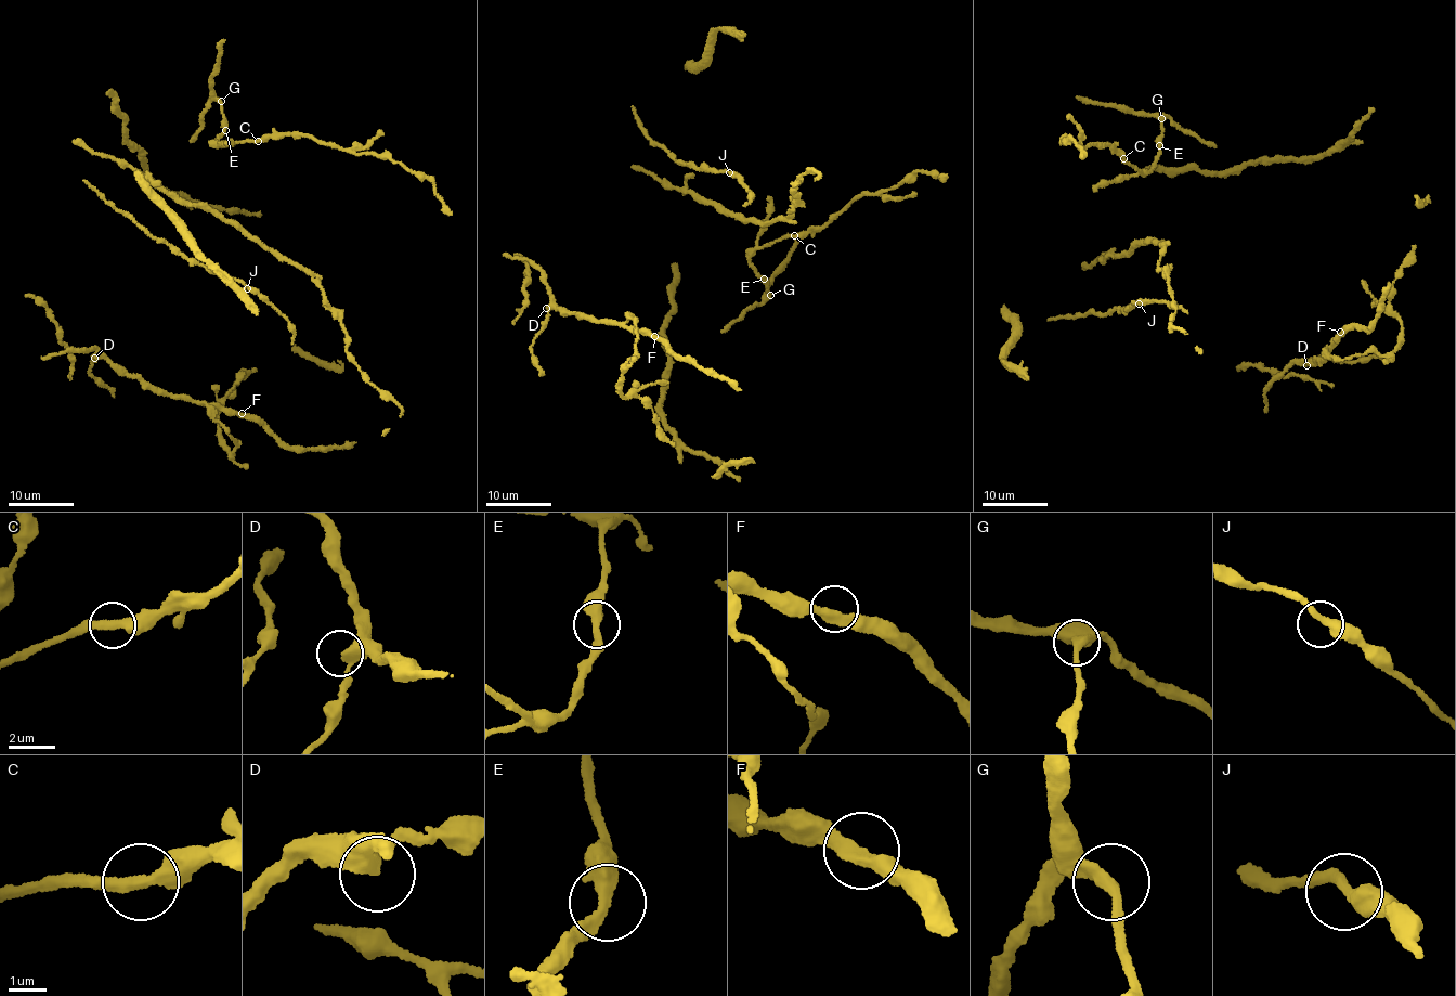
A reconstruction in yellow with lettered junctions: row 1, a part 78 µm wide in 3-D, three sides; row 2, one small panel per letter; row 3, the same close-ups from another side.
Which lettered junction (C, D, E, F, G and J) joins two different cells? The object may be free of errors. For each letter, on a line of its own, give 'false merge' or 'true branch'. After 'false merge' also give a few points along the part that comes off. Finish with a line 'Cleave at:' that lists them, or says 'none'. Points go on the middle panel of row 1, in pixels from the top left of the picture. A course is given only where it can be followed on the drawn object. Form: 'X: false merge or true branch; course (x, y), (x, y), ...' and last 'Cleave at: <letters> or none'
C: false merge; course (794, 235), (824, 227), (862, 195), (895, 189), (919, 171), (944, 179), (947, 176)
D: true branch
E: true branch
F: true branch
G: true branch
J: true branch
Cleave at: C

